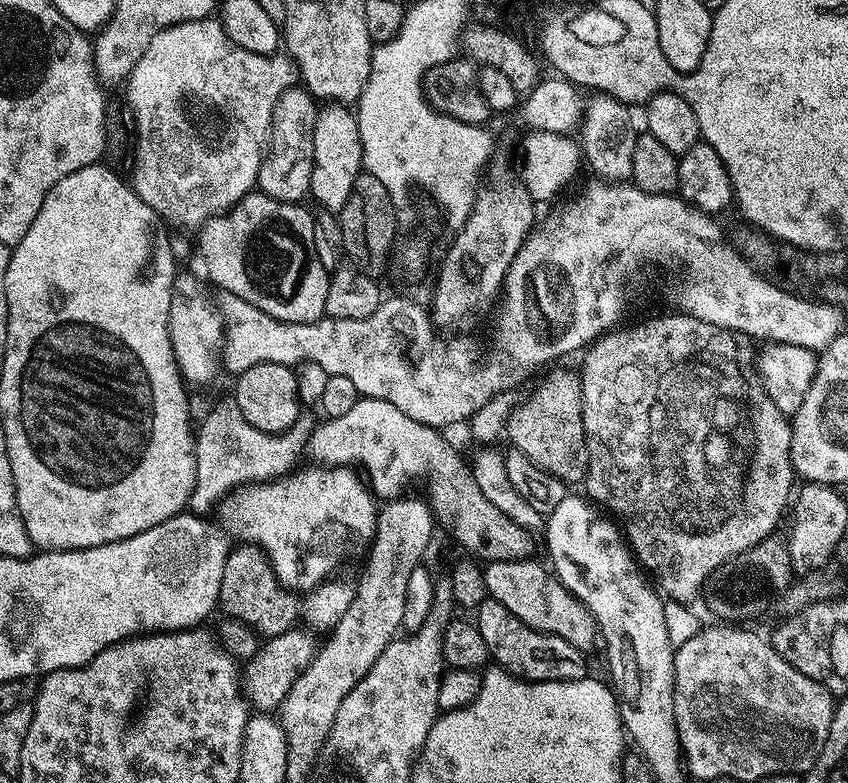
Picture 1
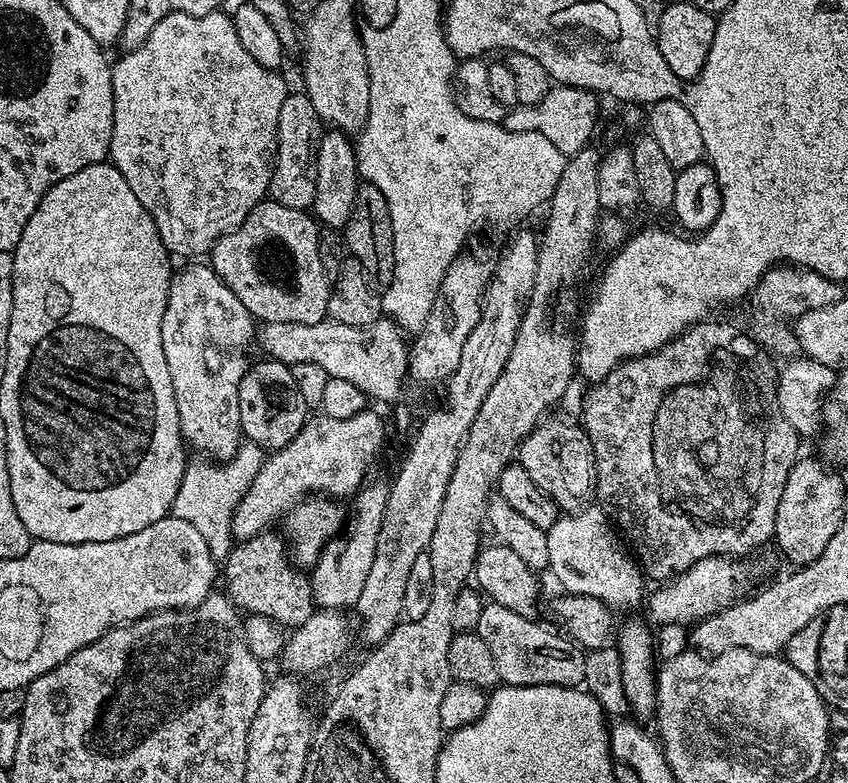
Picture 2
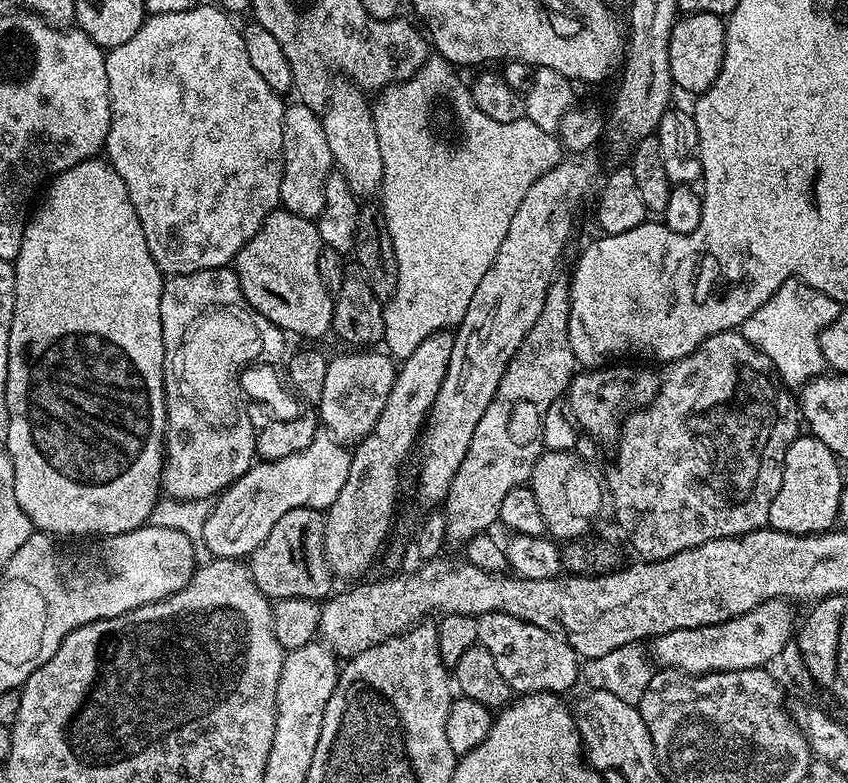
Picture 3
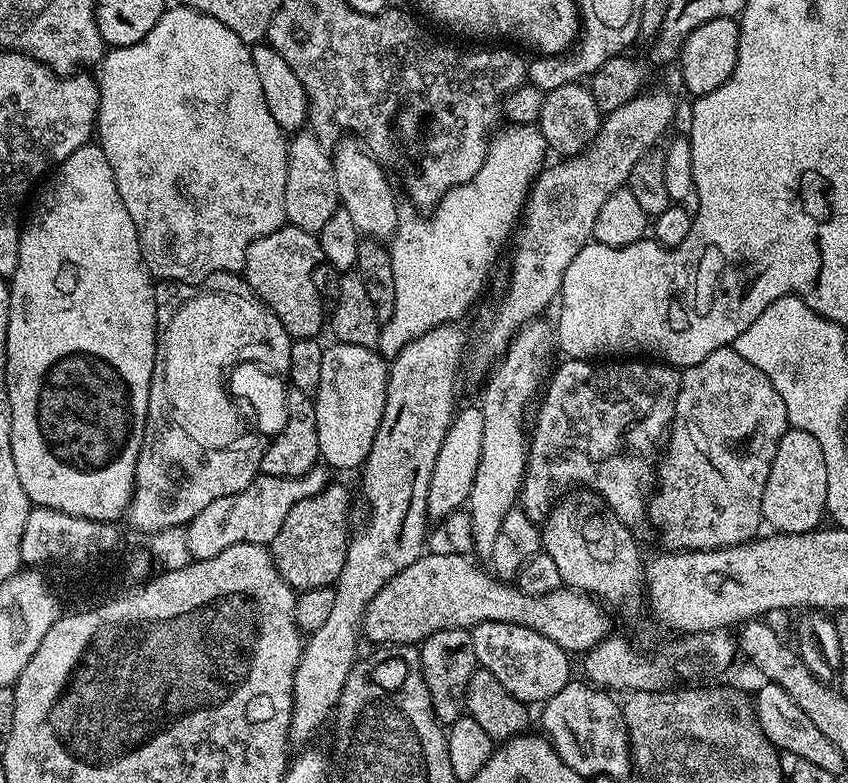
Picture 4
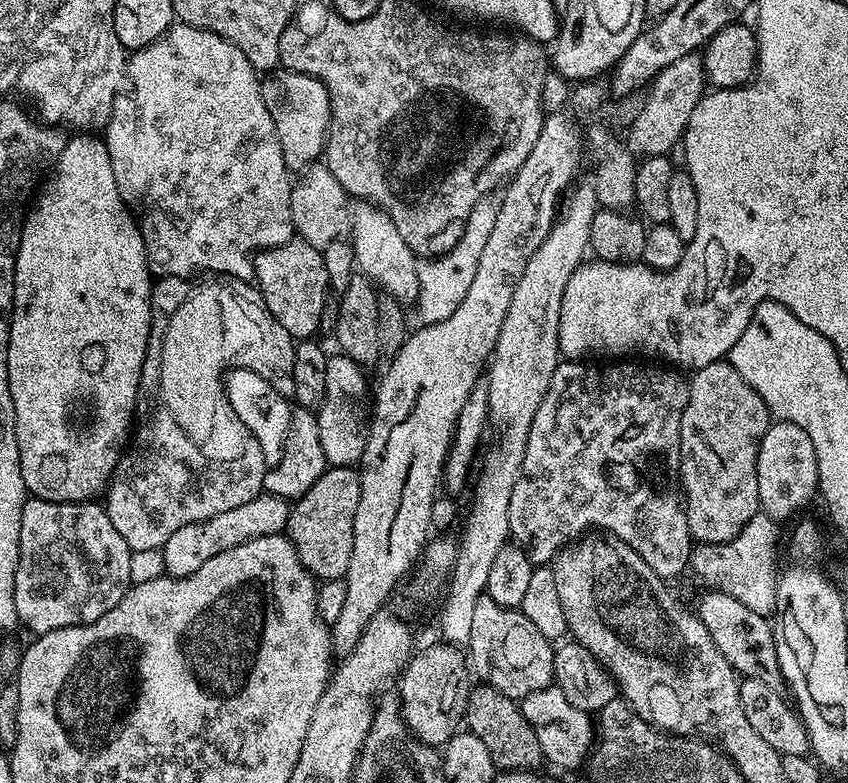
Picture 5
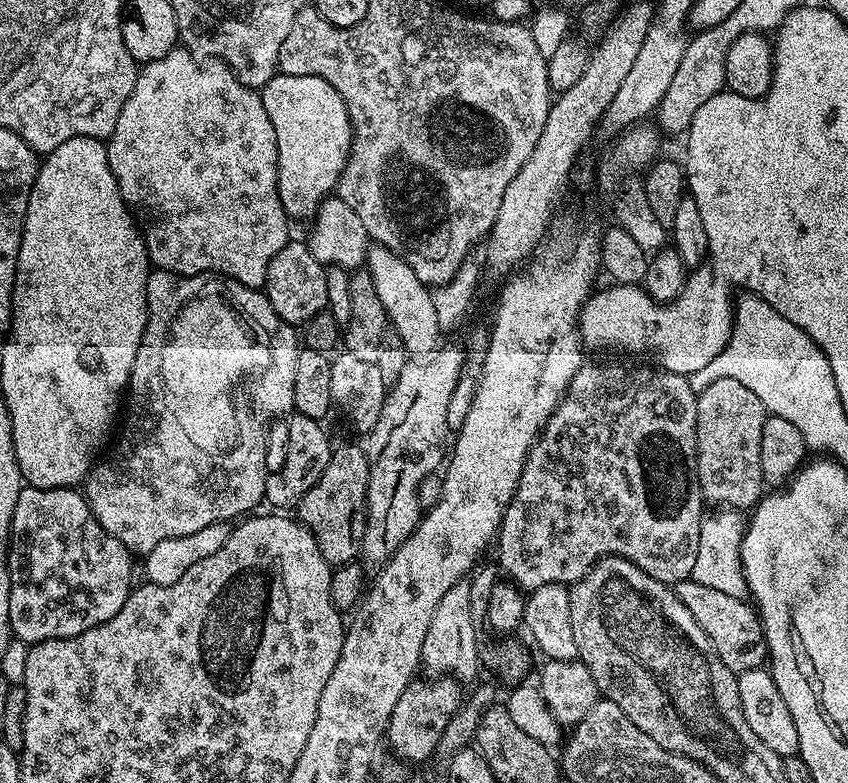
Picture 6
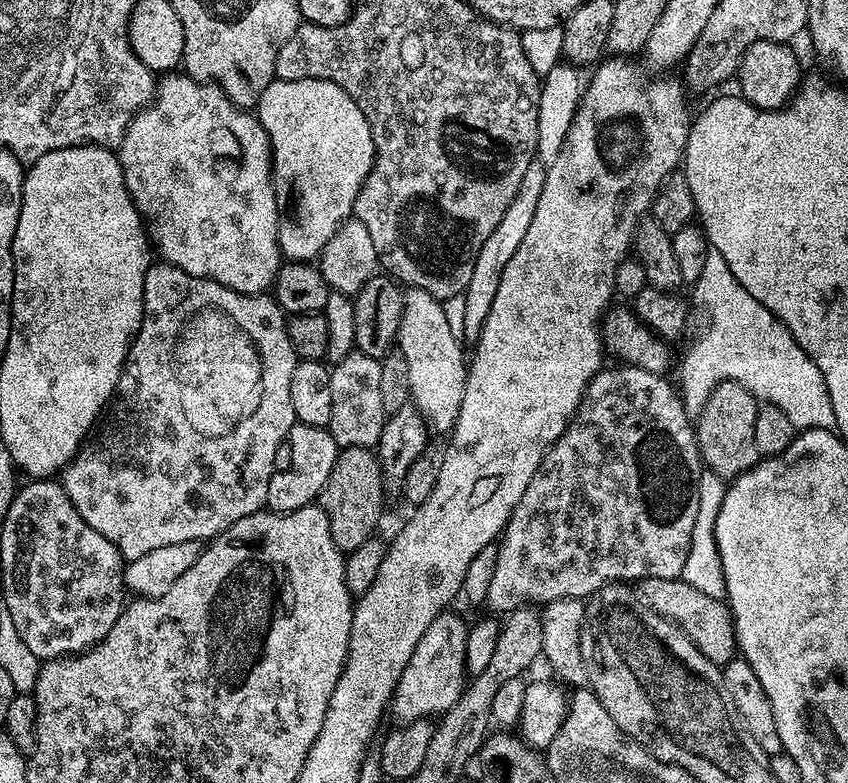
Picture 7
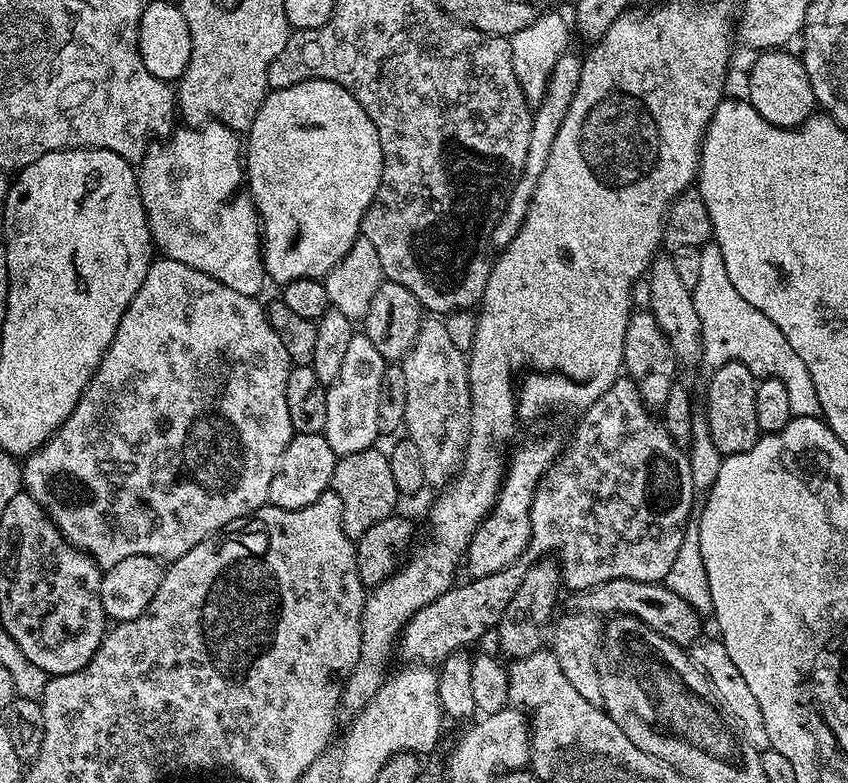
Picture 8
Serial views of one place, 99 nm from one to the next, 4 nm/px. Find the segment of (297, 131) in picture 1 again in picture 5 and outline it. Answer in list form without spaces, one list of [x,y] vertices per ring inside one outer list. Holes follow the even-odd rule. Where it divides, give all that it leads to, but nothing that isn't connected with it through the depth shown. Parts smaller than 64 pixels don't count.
[[[317,162],[303,169],[301,180],[292,185],[290,214],[295,235],[310,242],[310,246],[323,250],[330,242],[343,240],[352,230],[352,204],[348,191],[330,174],[327,164]]]

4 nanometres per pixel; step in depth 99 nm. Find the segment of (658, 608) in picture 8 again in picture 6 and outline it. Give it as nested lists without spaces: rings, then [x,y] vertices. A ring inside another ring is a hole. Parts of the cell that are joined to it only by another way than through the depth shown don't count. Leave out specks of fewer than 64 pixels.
[[[691,578],[680,581],[675,585],[674,591],[682,606],[686,606],[690,614],[694,614],[694,622],[702,626],[706,638],[712,643],[712,649],[731,672],[739,674],[765,667],[768,643],[764,637],[764,627],[760,621],[760,613],[747,599],[732,597],[714,590],[713,587],[702,586],[701,582]]]

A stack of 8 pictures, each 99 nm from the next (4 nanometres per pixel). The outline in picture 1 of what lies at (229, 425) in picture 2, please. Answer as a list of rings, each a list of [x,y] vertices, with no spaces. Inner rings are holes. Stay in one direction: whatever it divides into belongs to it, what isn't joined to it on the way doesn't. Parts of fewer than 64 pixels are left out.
[[[181,271],[174,278],[170,310],[168,311],[170,342],[174,350],[176,365],[185,381],[208,380],[218,368],[218,345],[222,340],[222,318],[215,307],[208,304],[200,280],[190,273]]]

